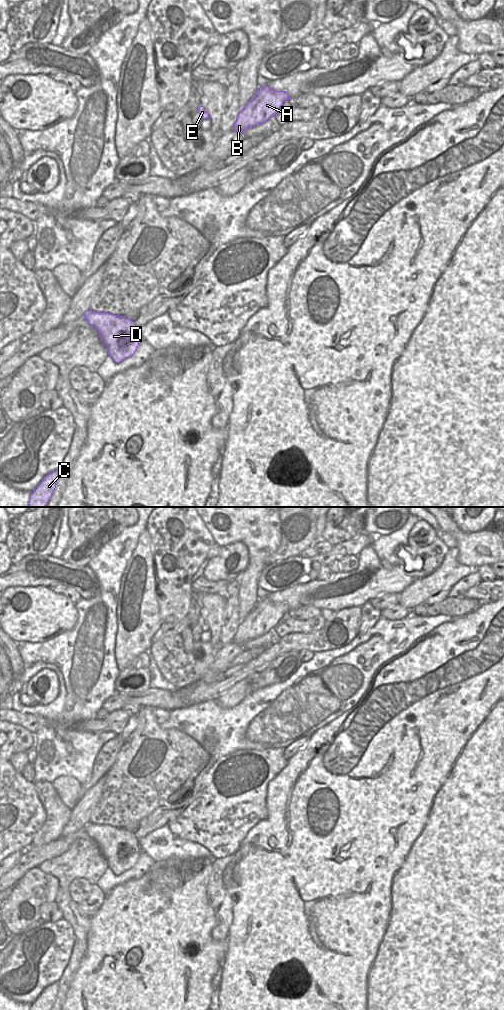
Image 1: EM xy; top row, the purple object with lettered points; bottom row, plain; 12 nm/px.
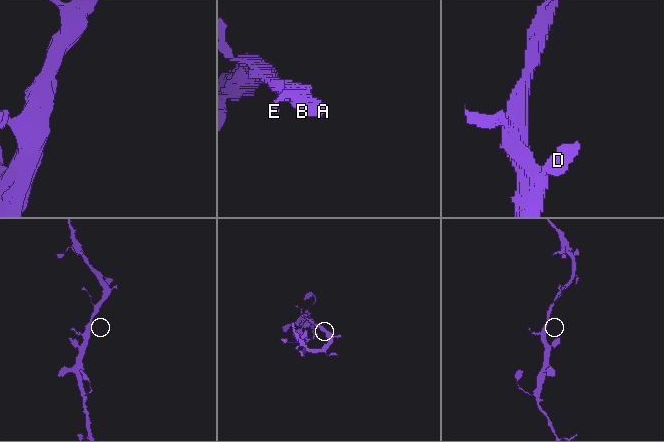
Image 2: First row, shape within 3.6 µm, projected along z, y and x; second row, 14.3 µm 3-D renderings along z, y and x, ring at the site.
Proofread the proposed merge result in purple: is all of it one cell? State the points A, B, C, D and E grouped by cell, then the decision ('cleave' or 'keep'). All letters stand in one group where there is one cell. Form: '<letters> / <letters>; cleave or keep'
A B C D E; keep

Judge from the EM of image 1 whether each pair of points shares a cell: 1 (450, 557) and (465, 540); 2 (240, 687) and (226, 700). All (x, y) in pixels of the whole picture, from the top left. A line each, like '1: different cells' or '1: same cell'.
1: different cells
2: same cell

